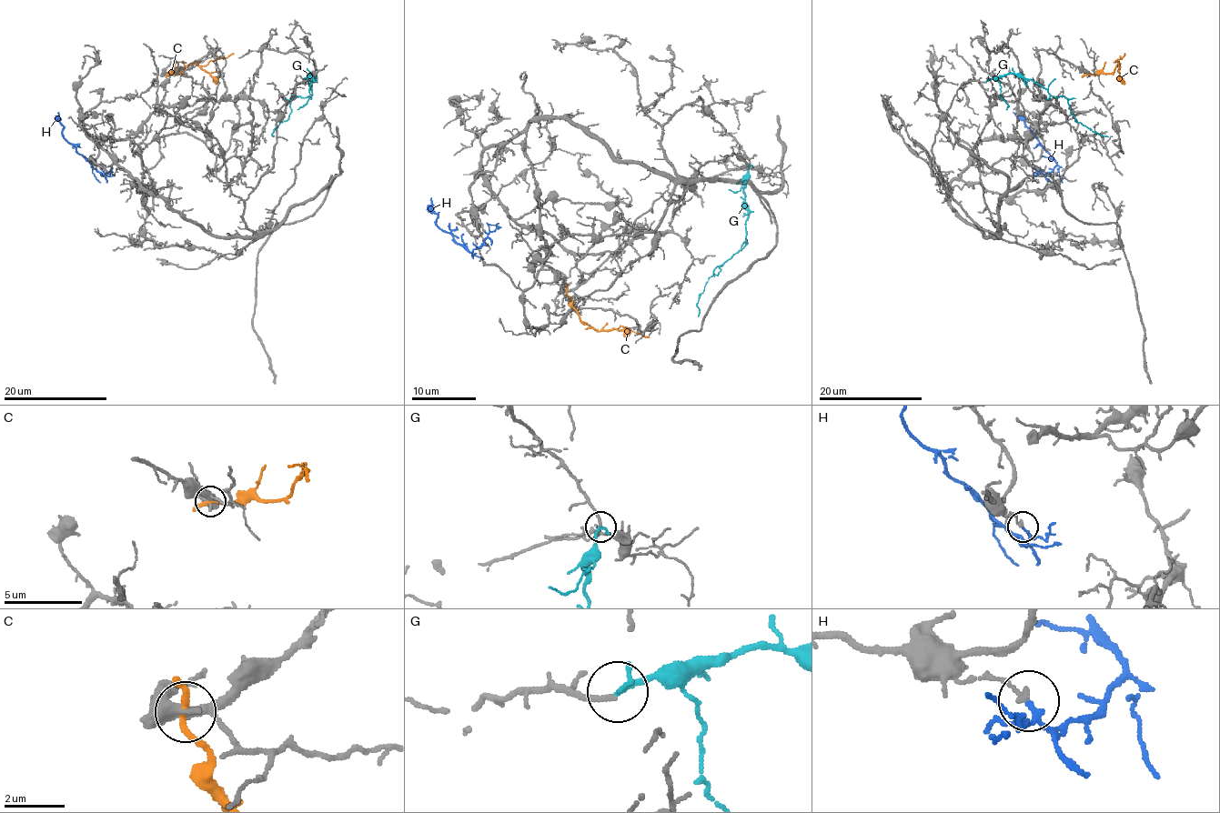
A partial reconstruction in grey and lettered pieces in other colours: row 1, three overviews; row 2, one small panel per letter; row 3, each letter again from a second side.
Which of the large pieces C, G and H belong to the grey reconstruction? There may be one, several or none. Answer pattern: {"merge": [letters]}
{"merge": ["G"]}

